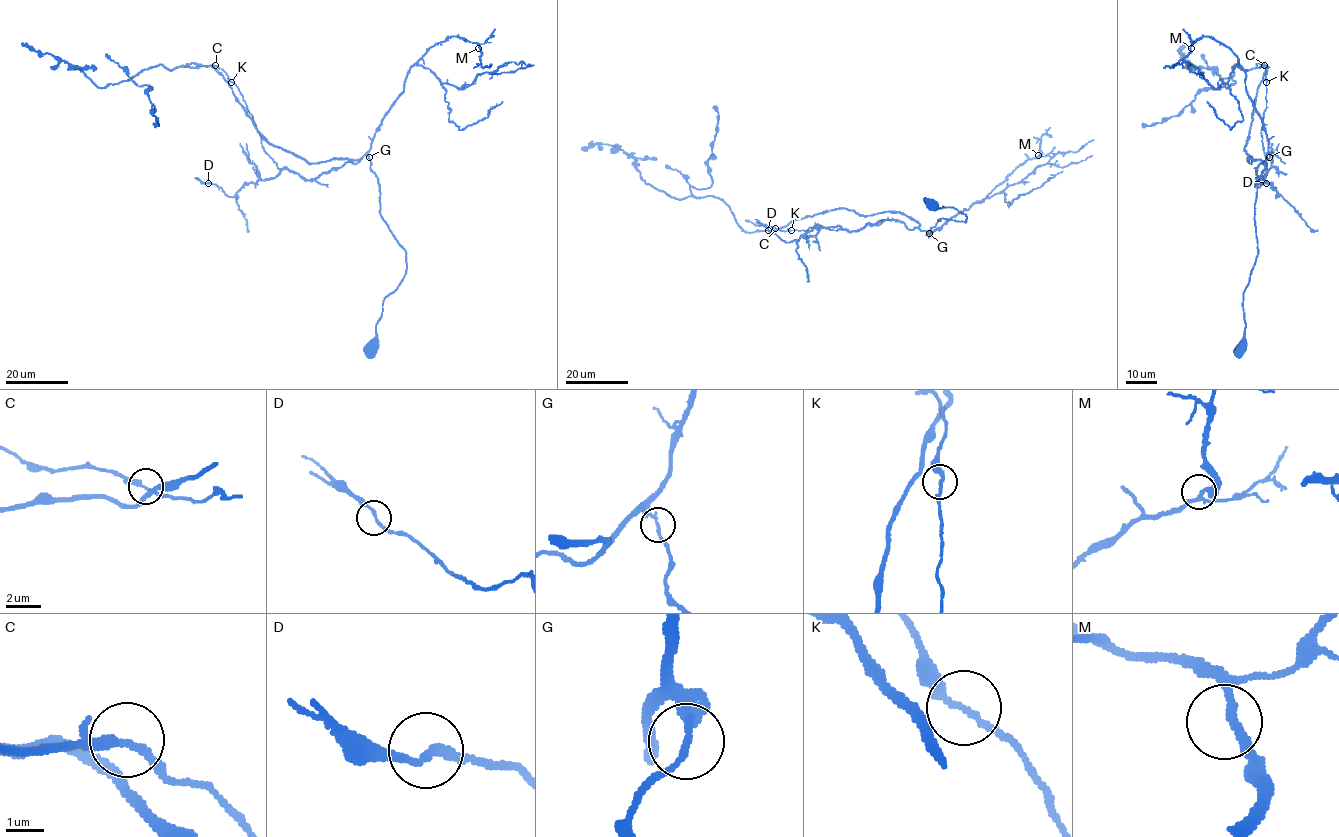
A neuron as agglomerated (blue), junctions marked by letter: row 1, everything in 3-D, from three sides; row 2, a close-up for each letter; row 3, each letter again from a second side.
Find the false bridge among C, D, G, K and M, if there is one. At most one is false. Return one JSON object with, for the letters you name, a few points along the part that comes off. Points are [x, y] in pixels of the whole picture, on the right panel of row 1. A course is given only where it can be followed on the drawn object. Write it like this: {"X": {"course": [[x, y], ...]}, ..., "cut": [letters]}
{"cut": []}

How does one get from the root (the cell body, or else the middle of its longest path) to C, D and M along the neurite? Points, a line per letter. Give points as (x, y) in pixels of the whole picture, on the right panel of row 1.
C: (1243, 349), (1243, 293), (1257, 254), (1256, 179), (1269, 157), (1256, 168), (1260, 180), (1267, 173), (1264, 65)
D: (1243, 349), (1268, 153), (1256, 174), (1267, 170), (1277, 197), (1266, 183)
M: (1243, 349), (1243, 293), (1257, 254), (1256, 179), (1269, 157), (1268, 139), (1236, 56), (1208, 36), (1191, 48)

